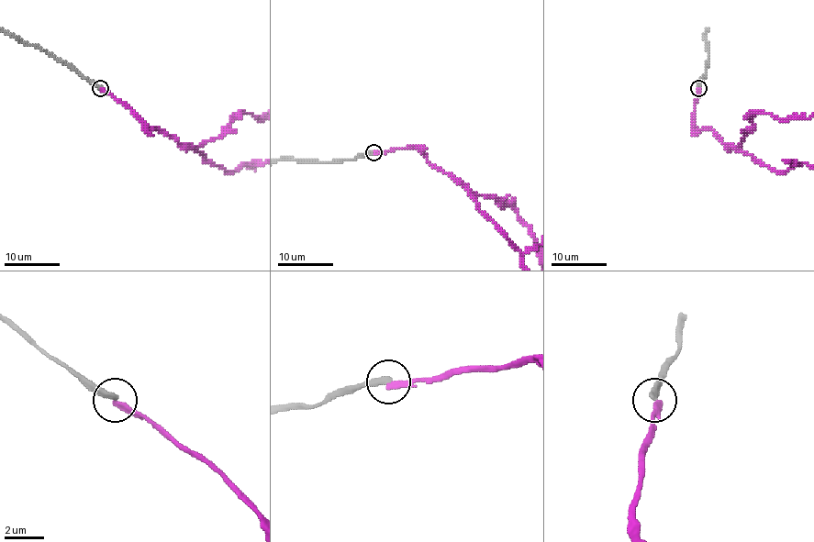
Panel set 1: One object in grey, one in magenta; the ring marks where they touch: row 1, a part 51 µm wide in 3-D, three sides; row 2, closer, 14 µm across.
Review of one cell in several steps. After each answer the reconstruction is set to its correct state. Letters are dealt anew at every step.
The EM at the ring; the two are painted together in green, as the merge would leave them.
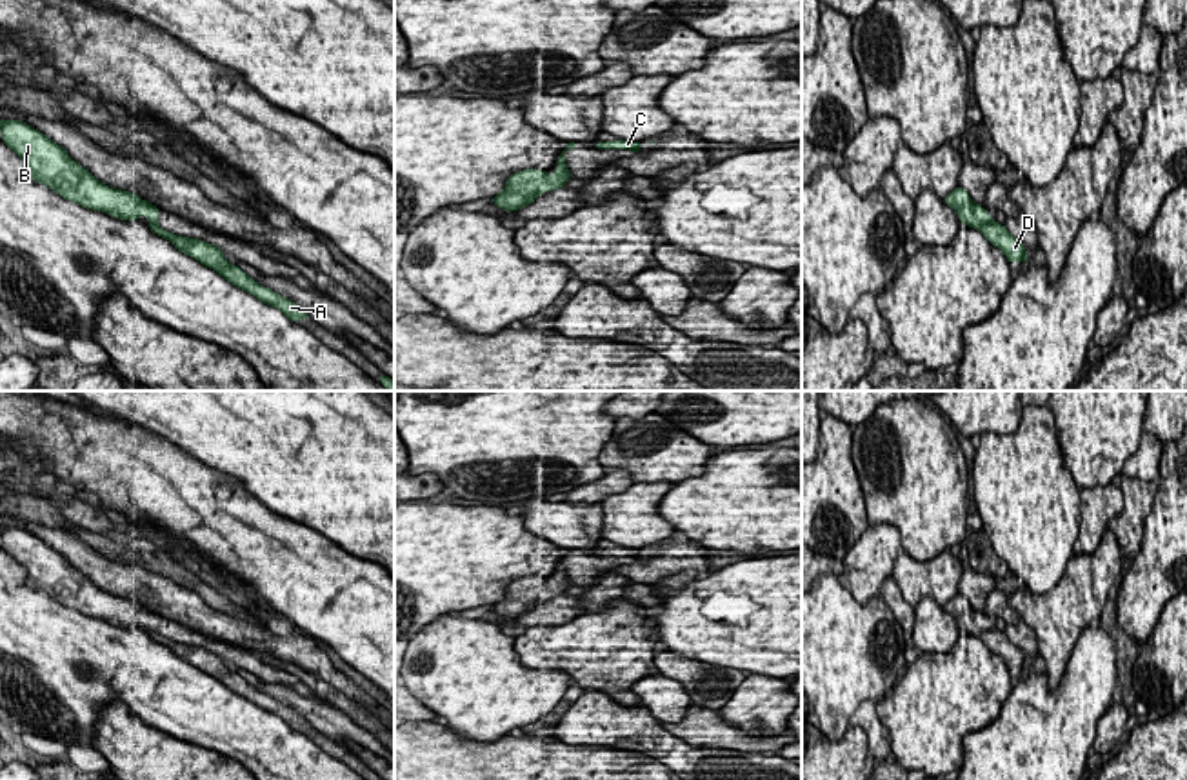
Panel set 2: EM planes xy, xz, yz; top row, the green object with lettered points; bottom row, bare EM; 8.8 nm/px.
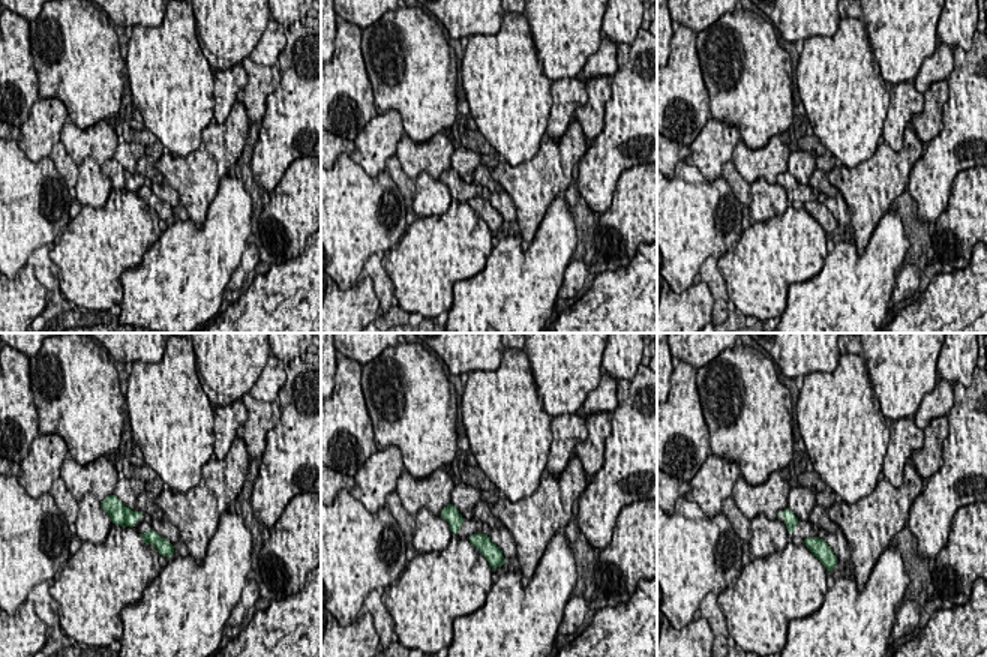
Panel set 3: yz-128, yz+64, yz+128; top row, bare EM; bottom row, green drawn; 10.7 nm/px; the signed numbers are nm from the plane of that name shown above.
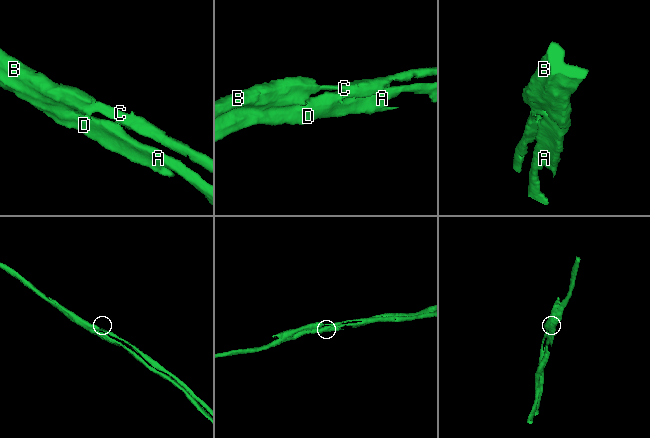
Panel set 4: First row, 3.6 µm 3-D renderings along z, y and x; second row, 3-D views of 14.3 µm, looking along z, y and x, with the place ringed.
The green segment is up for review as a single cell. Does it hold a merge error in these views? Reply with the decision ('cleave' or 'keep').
cleave

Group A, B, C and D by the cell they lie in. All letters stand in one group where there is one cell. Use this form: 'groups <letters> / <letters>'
groups A D / B C

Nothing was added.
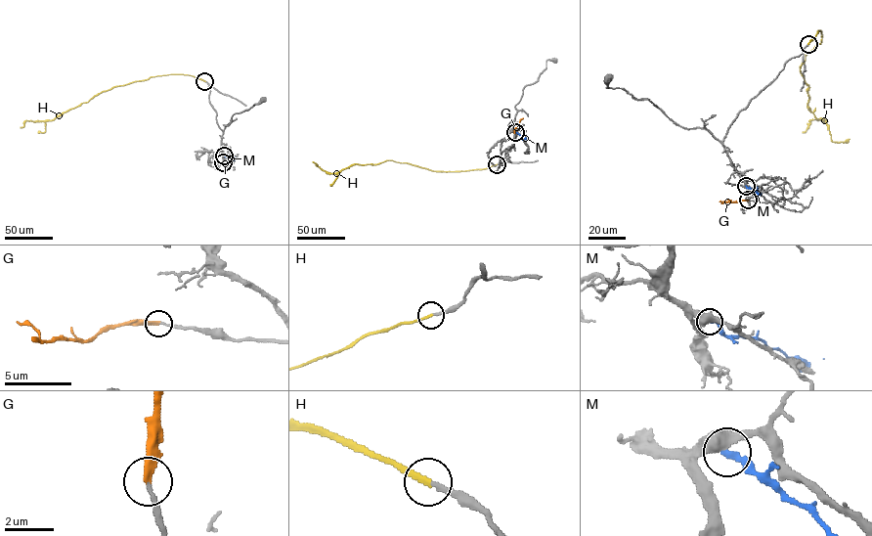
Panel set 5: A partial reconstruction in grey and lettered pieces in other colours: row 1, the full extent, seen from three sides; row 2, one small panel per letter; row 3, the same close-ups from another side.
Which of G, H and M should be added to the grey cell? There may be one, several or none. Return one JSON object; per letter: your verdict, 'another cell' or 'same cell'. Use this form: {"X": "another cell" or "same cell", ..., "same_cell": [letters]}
{"G": "same cell", "H": "same cell", "M": "another cell", "same_cell": ["G", "H"]}

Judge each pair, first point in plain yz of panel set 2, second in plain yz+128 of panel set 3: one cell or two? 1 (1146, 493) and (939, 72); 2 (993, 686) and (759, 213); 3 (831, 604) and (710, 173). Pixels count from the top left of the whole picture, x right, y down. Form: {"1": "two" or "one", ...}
{"1": "two", "2": "two", "3": "two"}

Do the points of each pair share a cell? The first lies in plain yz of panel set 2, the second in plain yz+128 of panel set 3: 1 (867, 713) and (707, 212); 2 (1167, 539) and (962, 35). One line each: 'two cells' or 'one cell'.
1: two cells
2: two cells

